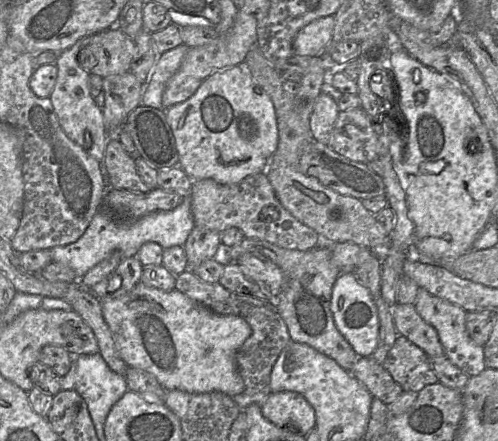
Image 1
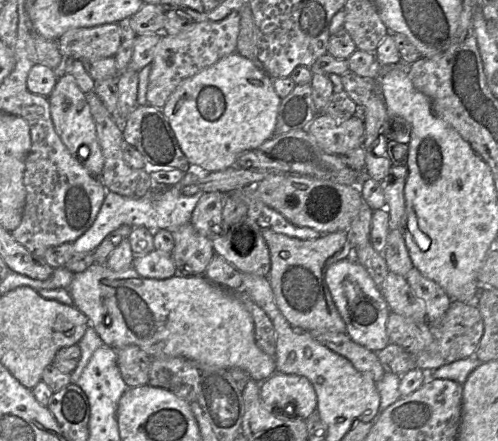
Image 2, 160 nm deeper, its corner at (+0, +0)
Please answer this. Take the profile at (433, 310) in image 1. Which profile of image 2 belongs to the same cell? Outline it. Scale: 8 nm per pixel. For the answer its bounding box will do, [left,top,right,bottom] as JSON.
[406,267,453,321]

